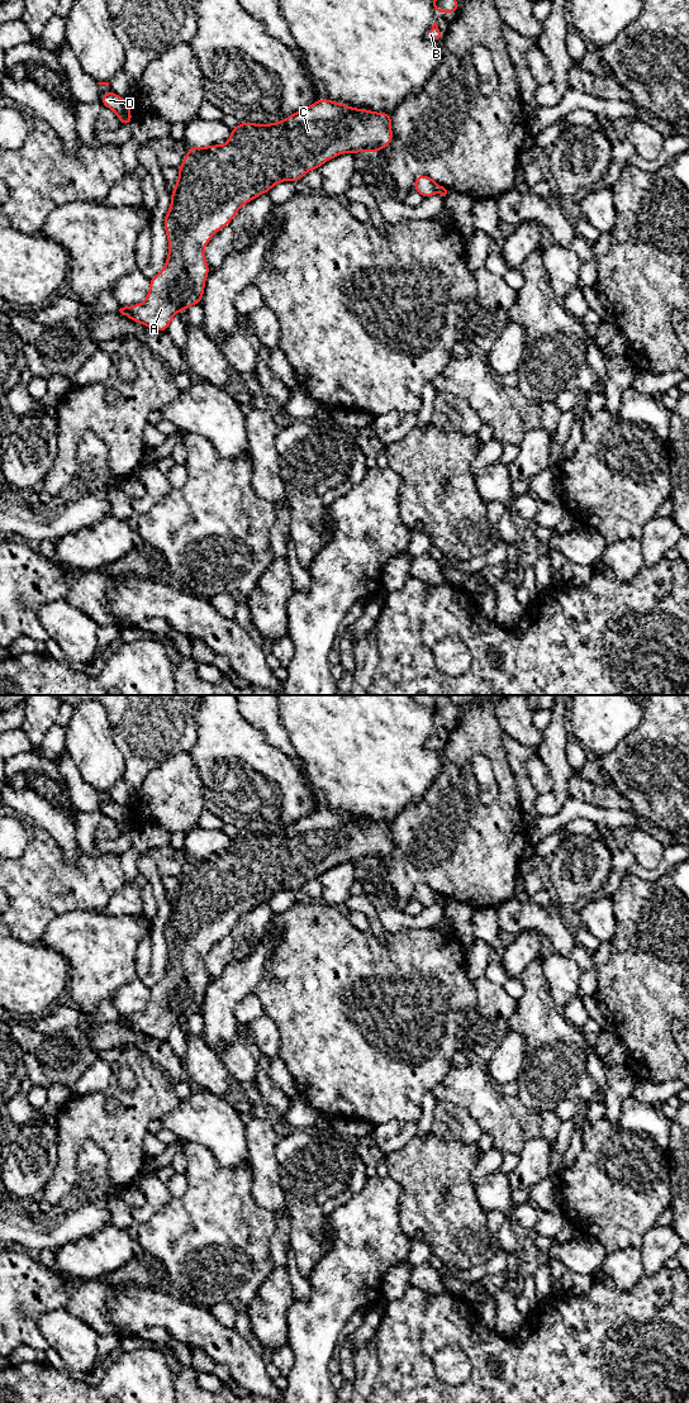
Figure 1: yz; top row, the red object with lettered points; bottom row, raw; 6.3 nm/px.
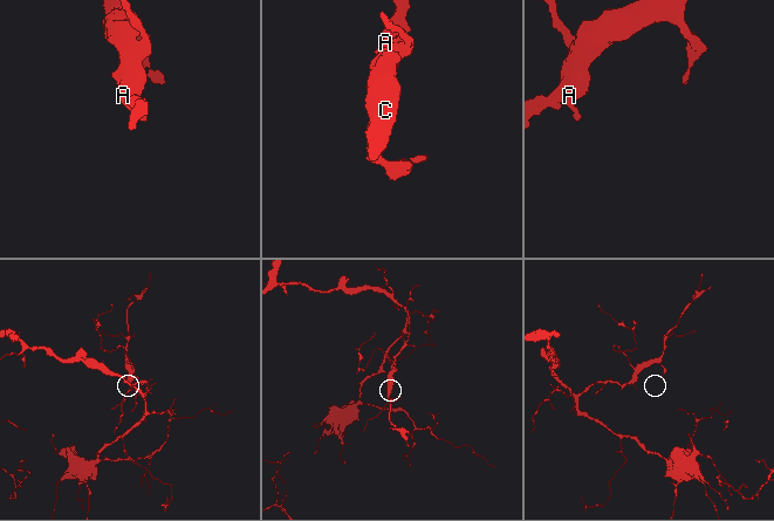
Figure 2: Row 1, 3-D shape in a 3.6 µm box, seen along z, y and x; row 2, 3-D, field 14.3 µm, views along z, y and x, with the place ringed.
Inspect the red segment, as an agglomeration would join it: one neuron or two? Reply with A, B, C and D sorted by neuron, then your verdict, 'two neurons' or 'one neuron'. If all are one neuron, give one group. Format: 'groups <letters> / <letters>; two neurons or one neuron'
groups A B C D; one neuron

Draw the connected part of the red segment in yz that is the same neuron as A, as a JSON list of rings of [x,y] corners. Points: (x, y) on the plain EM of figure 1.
[[[319,808],[312,815],[266,834],[239,832],[225,853],[190,856],[179,876],[179,889],[171,900],[171,915],[163,936],[168,948],[166,975],[149,989],[142,1013],[120,1017],[127,1027],[158,1041],[167,1041],[175,1023],[200,1013],[210,980],[204,957],[212,946],[227,936],[242,914],[282,890],[301,890],[310,879],[346,861],[377,861],[393,851],[393,822],[375,822]]]

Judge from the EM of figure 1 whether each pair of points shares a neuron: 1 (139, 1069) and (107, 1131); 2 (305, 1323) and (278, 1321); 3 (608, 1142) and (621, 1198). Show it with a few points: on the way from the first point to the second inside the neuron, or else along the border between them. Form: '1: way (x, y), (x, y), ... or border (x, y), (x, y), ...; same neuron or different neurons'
1: way (142, 1085), (142, 1102), (123, 1121); same neuron
2: border (294, 1297), (288, 1311), (286, 1342); different neurons
3: way (614, 1156), (619, 1163), (619, 1184); same neuron

